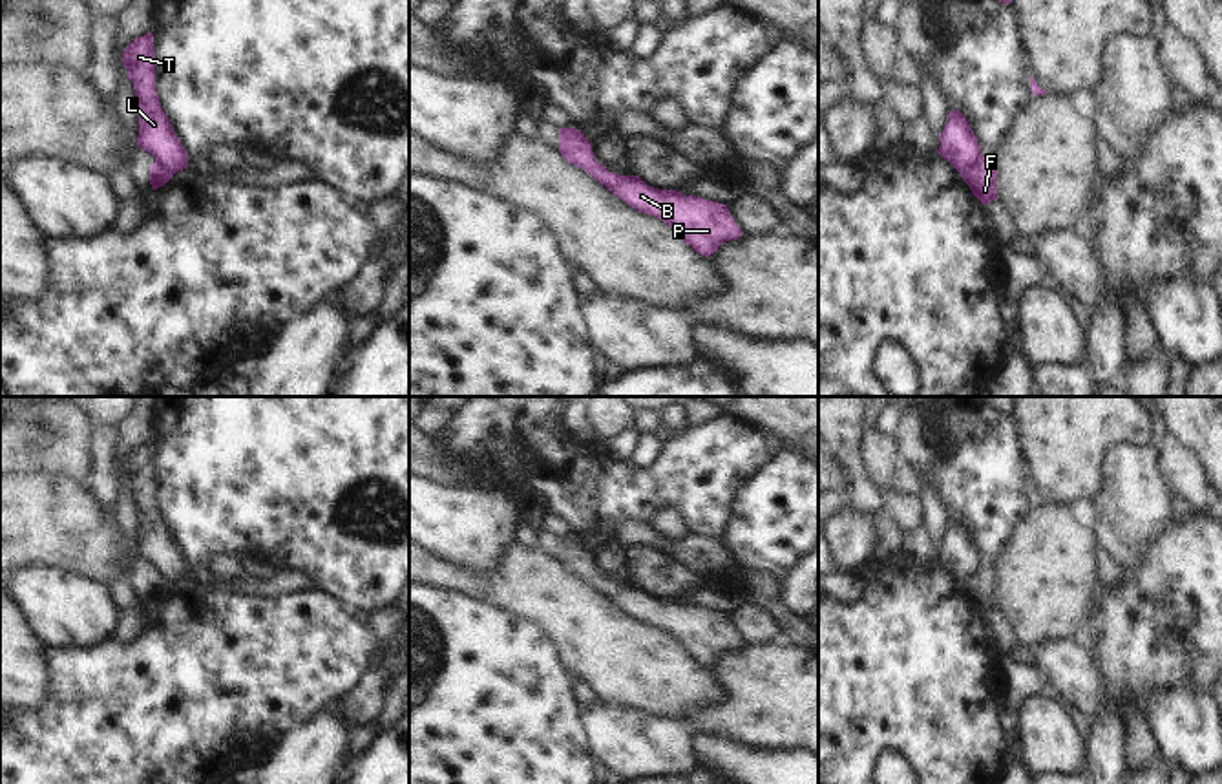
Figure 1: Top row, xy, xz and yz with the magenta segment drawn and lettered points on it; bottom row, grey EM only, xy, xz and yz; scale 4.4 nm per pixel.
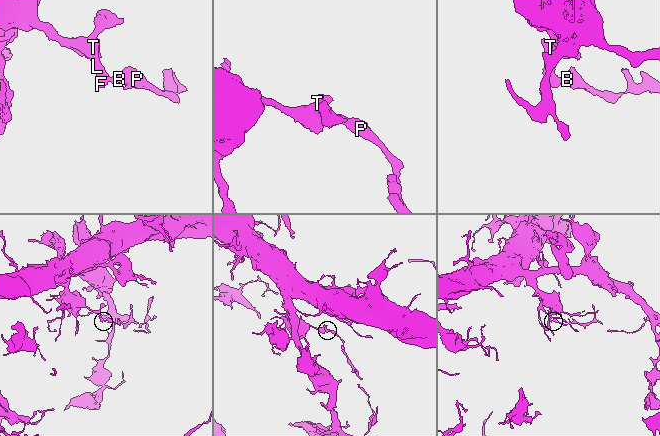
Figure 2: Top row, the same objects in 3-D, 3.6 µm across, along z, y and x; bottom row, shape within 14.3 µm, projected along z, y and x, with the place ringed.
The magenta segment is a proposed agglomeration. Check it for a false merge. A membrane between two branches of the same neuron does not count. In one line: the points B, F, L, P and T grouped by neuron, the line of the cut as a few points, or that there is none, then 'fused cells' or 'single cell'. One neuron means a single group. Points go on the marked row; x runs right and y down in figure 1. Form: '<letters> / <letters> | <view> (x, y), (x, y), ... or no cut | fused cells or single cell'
B F P / L T | yz (981, 154), (961, 174) | fused cells

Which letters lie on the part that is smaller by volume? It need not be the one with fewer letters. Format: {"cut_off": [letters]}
{"cut_off": ["B", "F", "P"]}

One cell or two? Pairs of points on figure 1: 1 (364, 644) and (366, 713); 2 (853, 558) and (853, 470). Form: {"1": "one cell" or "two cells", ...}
{"1": "two cells", "2": "two cells"}

